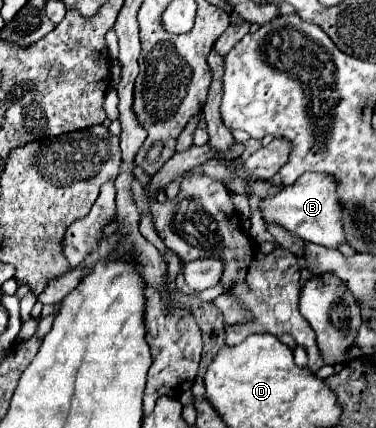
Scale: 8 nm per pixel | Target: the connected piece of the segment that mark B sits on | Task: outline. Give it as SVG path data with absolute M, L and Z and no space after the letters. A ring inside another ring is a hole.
M303 174L291 186L283 186L275 196L261 198L257 208L265 224L279 224L285 230L301 236L305 242L313 242L325 248L335 248L345 242L345 232L341 224L341 204L337 200L337 184L327 174Z

